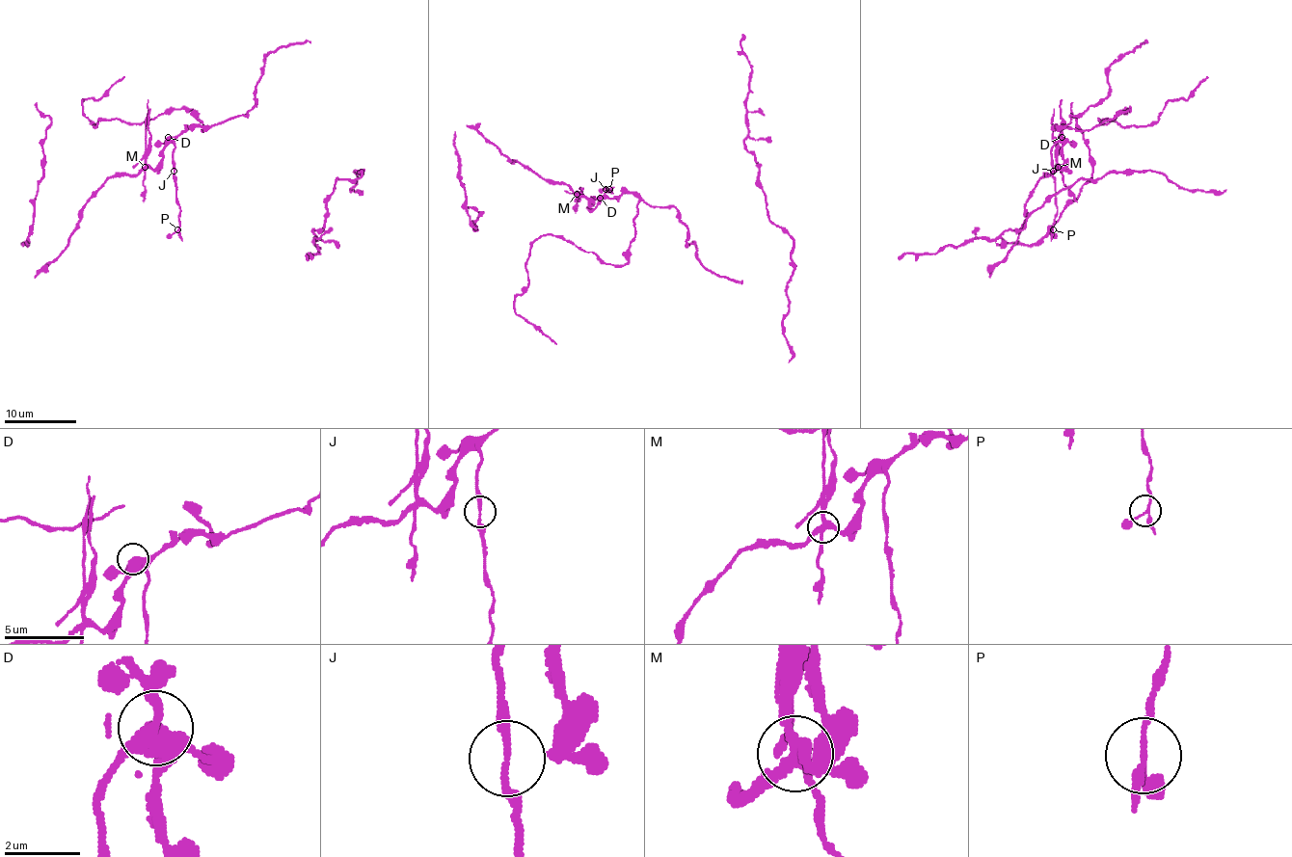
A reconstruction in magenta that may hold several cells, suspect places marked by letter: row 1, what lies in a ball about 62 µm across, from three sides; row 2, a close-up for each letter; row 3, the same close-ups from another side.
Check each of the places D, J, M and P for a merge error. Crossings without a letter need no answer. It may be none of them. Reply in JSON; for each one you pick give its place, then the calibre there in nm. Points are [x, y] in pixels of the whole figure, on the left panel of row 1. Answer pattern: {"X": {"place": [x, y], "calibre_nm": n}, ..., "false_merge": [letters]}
{"M": {"place": [145, 167], "calibre_nm": 320}, "false_merge": ["M"]}

